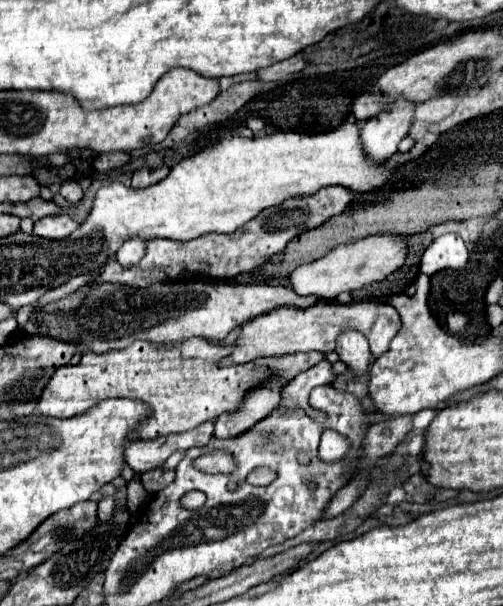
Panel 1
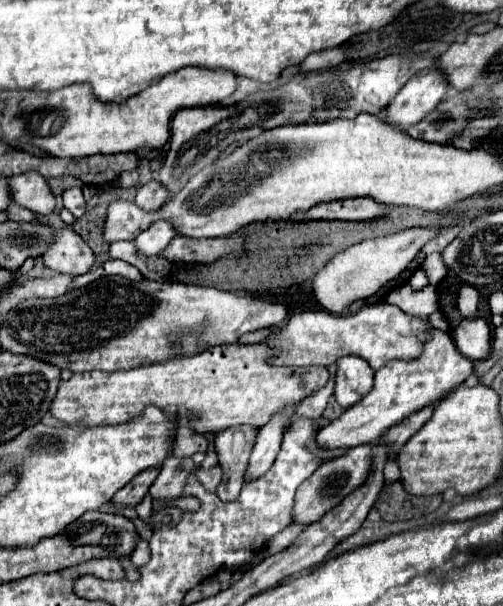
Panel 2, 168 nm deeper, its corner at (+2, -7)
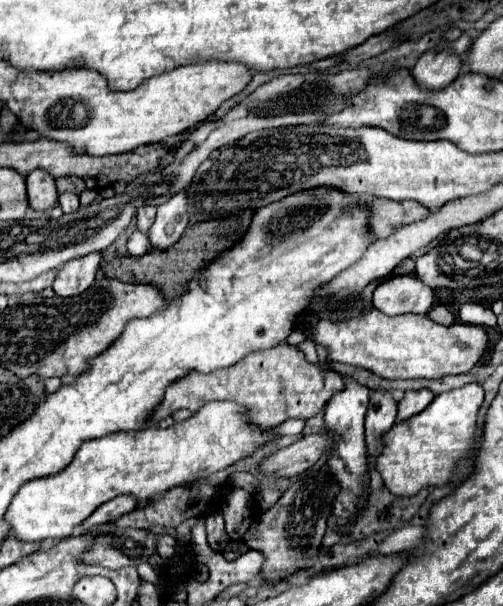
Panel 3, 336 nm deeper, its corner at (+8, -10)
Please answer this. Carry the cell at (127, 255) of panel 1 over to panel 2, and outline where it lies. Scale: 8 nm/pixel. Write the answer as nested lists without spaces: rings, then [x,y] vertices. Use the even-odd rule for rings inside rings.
[[[156,221],[136,237],[138,251],[144,255],[160,255],[162,249],[178,235],[172,221]],[[174,231],[174,233],[172,233]]]

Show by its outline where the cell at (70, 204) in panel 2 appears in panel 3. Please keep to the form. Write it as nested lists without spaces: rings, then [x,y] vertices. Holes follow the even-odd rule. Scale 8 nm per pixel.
[[[62,194],[62,196],[58,198],[58,202],[60,202],[60,208],[64,210],[64,214],[68,214],[68,212],[76,212],[78,206],[80,206],[76,194]]]

